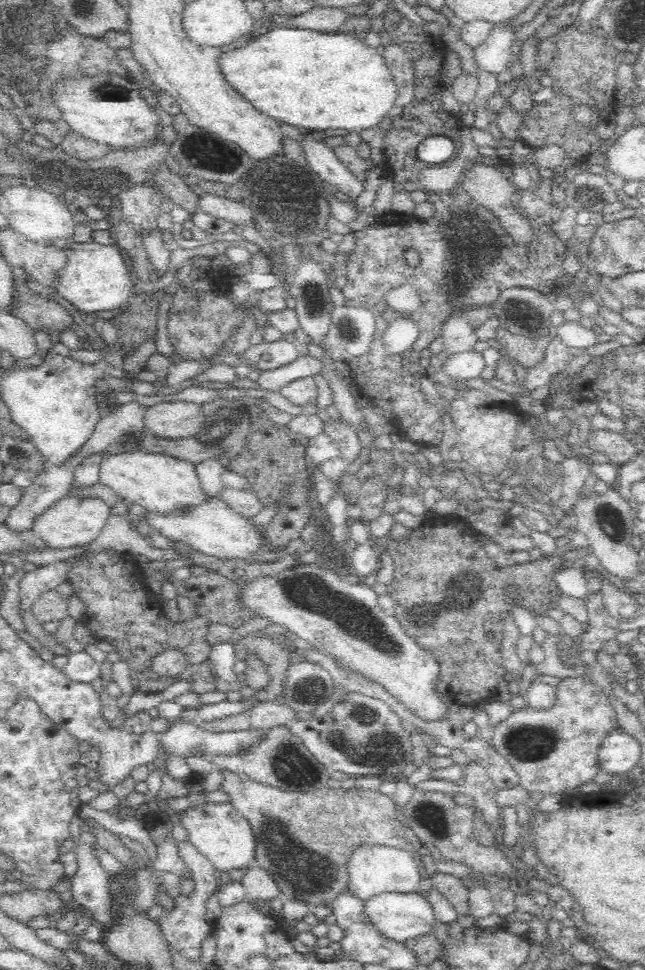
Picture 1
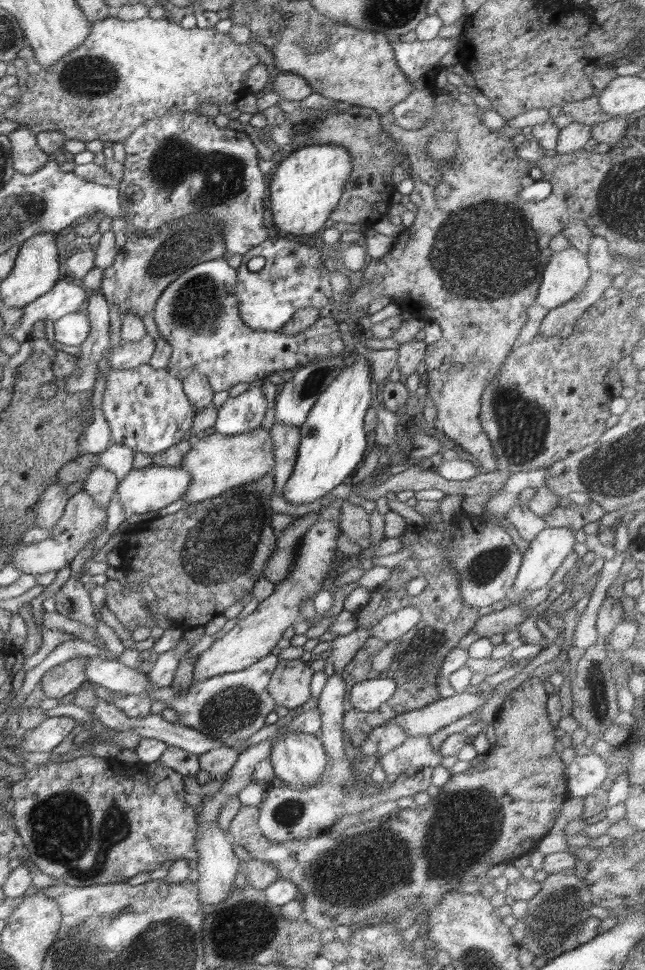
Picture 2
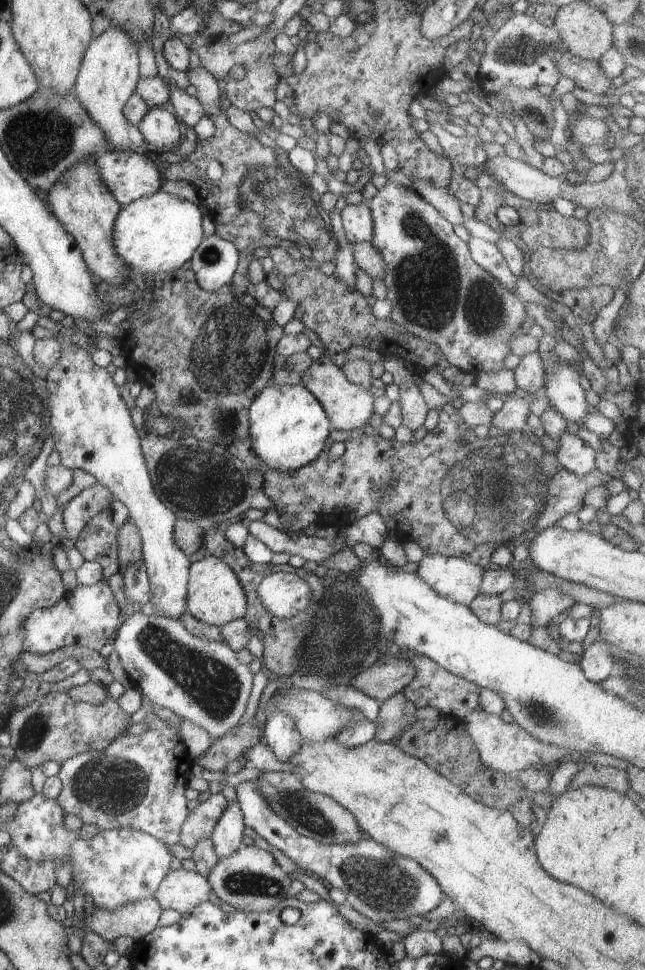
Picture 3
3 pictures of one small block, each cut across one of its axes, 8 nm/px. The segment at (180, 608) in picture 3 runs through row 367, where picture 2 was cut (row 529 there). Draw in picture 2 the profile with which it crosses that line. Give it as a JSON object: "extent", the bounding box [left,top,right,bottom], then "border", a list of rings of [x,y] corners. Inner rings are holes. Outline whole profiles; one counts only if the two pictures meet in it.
{"extent":[6,491,106,575],"border":[[[85,491],[76,492],[66,503],[60,520],[56,522],[56,526],[50,532],[50,538],[36,544],[18,544],[6,563],[14,564],[18,570],[22,570],[24,574],[28,575],[46,574],[46,572],[52,572],[53,570],[58,572],[62,567],[70,564],[72,559],[76,558],[76,555],[80,553],[80,549],[90,539],[97,538],[106,530],[106,526],[104,526],[106,519],[106,510],[102,510]]]}

